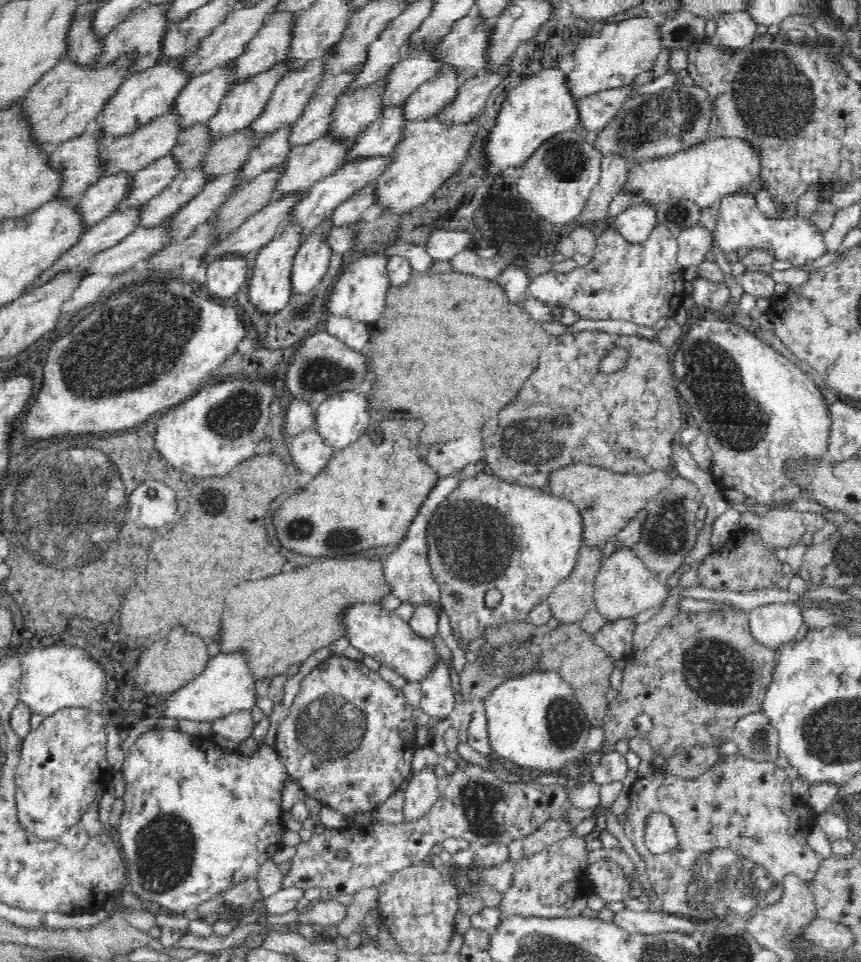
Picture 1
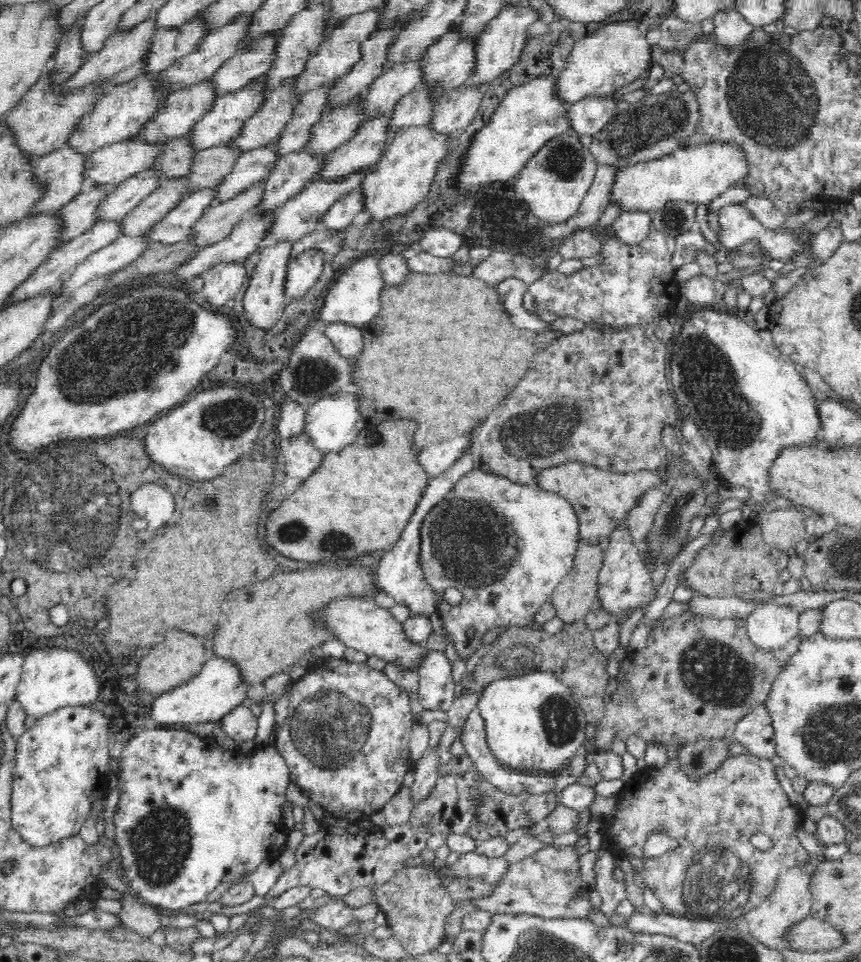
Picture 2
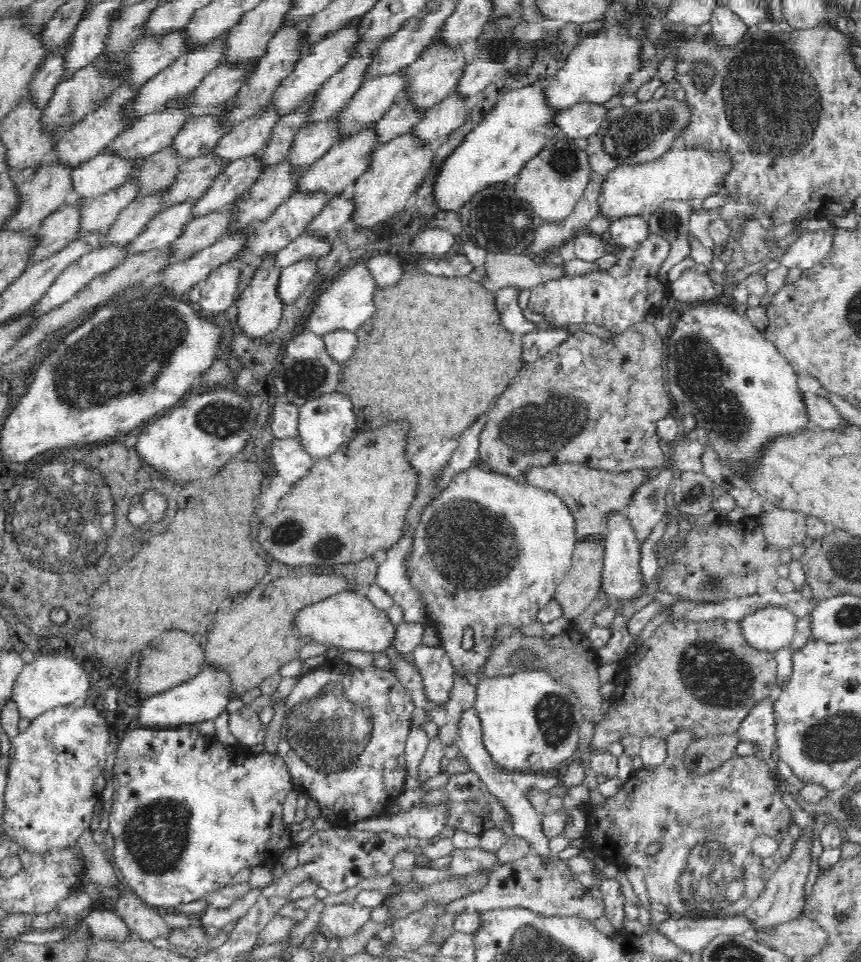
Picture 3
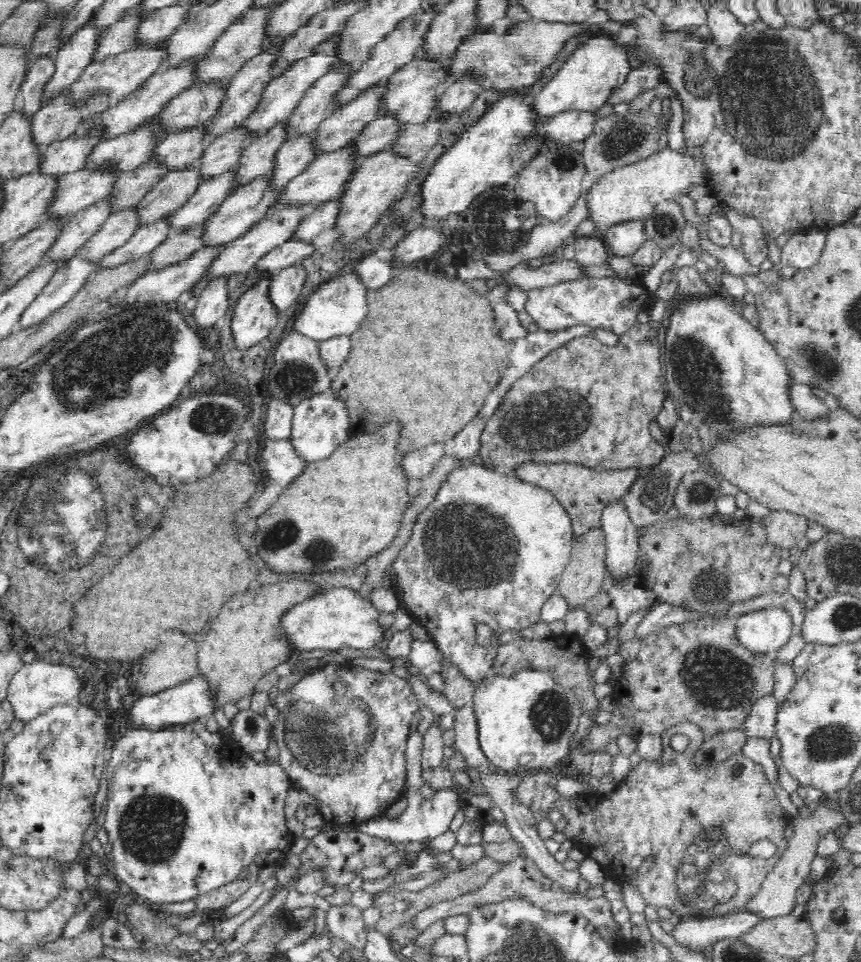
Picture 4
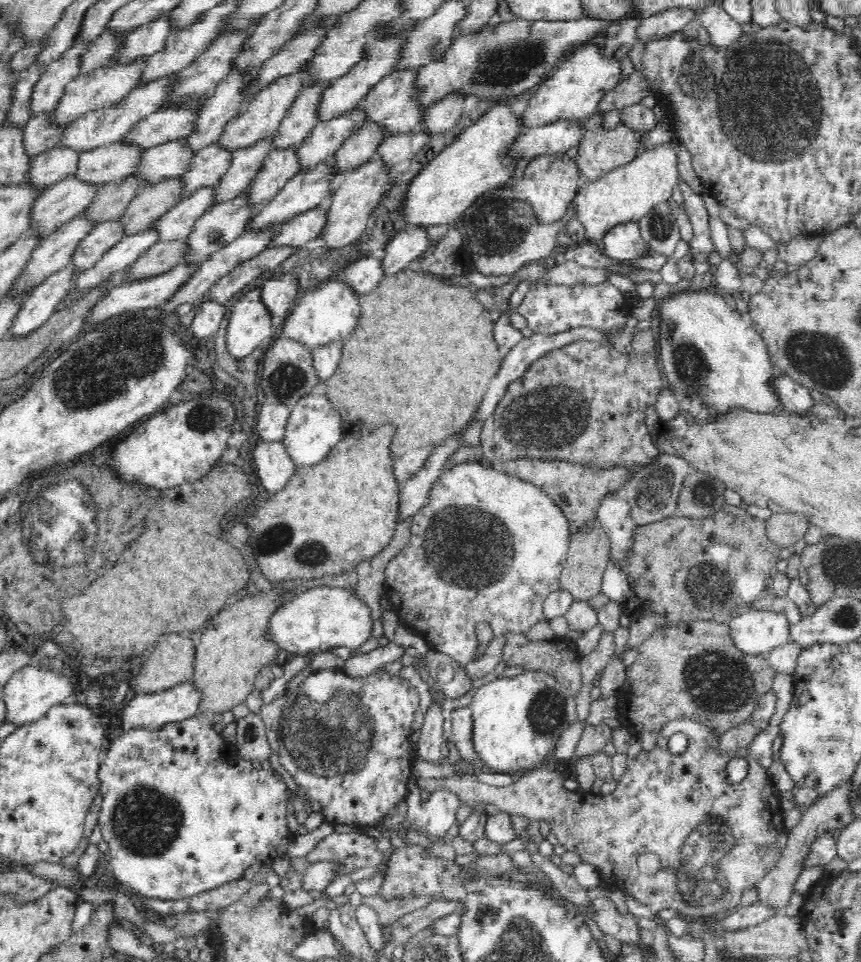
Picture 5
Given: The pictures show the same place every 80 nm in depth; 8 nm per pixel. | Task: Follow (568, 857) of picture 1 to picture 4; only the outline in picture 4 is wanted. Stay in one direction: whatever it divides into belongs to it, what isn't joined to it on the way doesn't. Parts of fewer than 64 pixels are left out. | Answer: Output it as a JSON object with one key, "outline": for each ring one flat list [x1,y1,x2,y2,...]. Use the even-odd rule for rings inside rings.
{"outline":[[524,856,510,863,503,864,502,868,494,874,487,884,478,891,454,898,453,900,442,902,426,908,421,914,418,914,414,920,411,920,413,926,417,926,417,930,425,930,430,925,436,923,439,919,446,920,455,915,470,915,474,908,484,905,498,905,505,901,524,901,532,906,542,908,546,913,558,914,575,914,586,918,596,928,606,927,610,929,619,938,624,939,624,934,616,927,616,923,612,919,612,910,608,905,608,901,603,897,588,898,586,895,581,896,578,892,567,892,560,883,551,880,542,873,540,868,533,862,533,859]]}

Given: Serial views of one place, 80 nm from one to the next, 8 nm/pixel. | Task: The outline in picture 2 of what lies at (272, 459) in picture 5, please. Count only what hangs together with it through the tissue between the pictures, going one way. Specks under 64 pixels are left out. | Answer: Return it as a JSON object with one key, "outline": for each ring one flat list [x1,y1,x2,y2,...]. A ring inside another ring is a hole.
{"outline":[[303,433,277,442,284,457,281,469,287,476,304,480,312,476,324,460,324,452,313,444,312,436]]}

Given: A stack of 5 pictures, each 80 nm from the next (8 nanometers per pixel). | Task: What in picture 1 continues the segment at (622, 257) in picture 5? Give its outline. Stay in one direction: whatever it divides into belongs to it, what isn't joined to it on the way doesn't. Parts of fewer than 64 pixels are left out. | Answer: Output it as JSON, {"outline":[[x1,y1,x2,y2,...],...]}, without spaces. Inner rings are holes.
{"outline":[[635,200,623,212,614,217,614,226,631,243,646,240,658,223,657,204]]}

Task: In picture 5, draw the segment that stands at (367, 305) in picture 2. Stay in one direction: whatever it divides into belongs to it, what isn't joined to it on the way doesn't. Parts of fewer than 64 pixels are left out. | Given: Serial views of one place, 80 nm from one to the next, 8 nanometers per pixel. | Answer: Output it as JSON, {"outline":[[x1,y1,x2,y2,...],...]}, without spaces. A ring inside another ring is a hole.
{"outline":[[343,278,319,284,314,290,302,292,282,328,282,336,302,341,315,349,323,344,346,338,354,332,362,318,360,294]]}

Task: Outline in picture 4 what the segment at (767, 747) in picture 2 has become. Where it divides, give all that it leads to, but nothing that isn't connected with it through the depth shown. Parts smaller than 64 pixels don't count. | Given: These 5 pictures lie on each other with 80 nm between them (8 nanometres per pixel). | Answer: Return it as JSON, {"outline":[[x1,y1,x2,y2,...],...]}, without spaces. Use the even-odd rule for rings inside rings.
{"outline":[[768,694,768,696,762,696,760,700,756,701,756,704,752,705,741,729,746,738,760,738,760,740,770,742,776,734,776,721,776,698,773,694]]}

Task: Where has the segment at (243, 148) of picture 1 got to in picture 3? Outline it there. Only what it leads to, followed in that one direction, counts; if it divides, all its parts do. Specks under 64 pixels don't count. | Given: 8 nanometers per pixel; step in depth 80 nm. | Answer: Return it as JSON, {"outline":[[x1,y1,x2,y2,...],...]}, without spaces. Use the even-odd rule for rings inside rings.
{"outline":[[214,151,184,159,180,174,176,174,176,180,168,187,170,192,166,192,167,207,202,198,208,186,216,182,216,176,220,176,228,164,226,159,222,159]]}

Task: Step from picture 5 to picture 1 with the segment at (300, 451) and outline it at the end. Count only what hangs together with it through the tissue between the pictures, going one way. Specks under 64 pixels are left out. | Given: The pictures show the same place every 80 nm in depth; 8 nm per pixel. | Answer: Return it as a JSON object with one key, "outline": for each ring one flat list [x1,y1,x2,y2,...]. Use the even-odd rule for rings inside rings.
{"outline":[[367,390,347,391,330,396,317,408,316,430,338,450,358,441,373,420,368,410]]}

